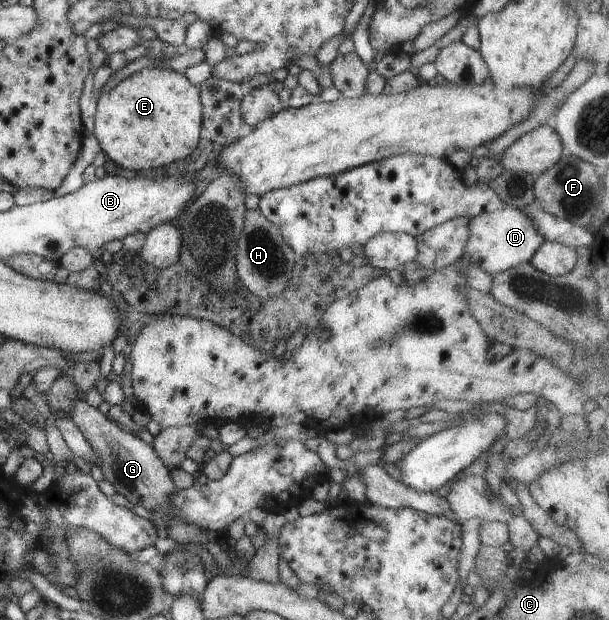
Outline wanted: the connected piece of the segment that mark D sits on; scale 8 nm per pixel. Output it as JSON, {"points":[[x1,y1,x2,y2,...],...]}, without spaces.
{"points":[[512,206,478,214,469,219,467,228,469,236,464,244,463,256,491,275,529,262,546,241,545,237,537,232,531,217]]}

